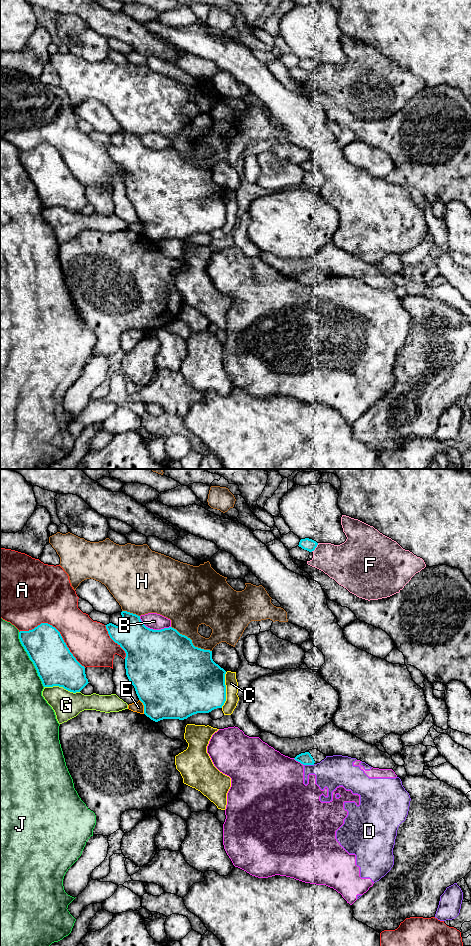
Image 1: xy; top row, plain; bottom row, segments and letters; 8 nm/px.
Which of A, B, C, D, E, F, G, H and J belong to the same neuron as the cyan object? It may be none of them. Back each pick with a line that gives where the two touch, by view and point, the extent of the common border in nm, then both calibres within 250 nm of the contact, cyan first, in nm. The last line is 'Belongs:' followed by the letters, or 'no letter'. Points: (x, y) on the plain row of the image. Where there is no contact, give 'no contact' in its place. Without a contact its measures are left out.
Belongs: no letter

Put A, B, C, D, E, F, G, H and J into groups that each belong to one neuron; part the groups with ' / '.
A / B D / C / E / F / G / H / J

